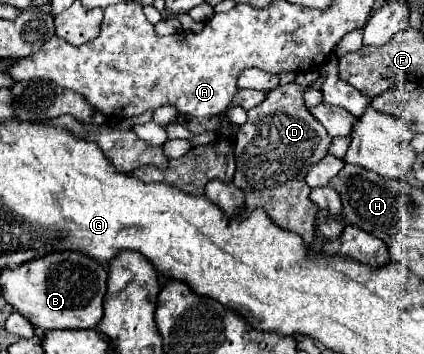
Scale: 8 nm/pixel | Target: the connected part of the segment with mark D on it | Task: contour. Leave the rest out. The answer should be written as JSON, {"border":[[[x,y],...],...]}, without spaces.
{"border":[[[319,76],[308,86],[288,83],[274,87],[272,91],[268,91],[266,99],[260,105],[248,111],[248,121],[238,127],[234,141],[234,183],[246,193],[244,209],[266,209],[274,223],[278,223],[282,229],[300,233],[308,245],[312,245],[314,241],[314,219],[318,207],[308,199],[310,187],[306,185],[304,177],[312,169],[312,165],[328,153],[330,139],[326,129],[306,109],[302,95],[310,87],[320,89],[323,82],[324,77]]]}

